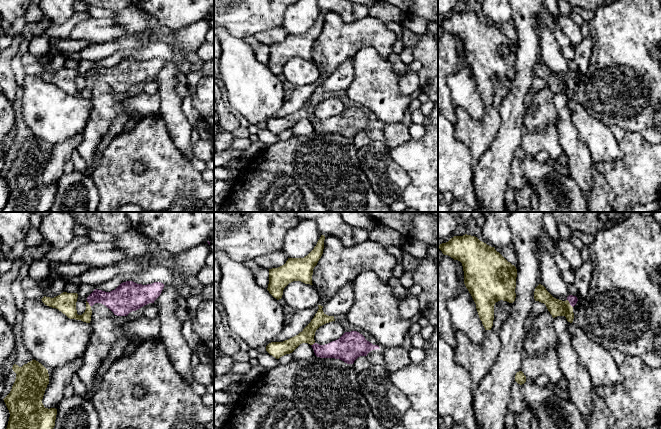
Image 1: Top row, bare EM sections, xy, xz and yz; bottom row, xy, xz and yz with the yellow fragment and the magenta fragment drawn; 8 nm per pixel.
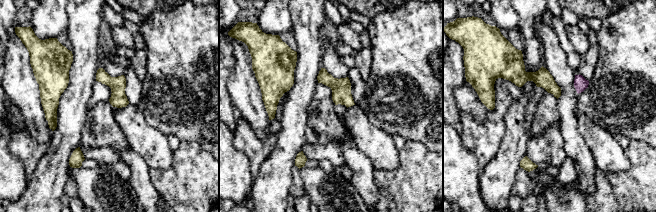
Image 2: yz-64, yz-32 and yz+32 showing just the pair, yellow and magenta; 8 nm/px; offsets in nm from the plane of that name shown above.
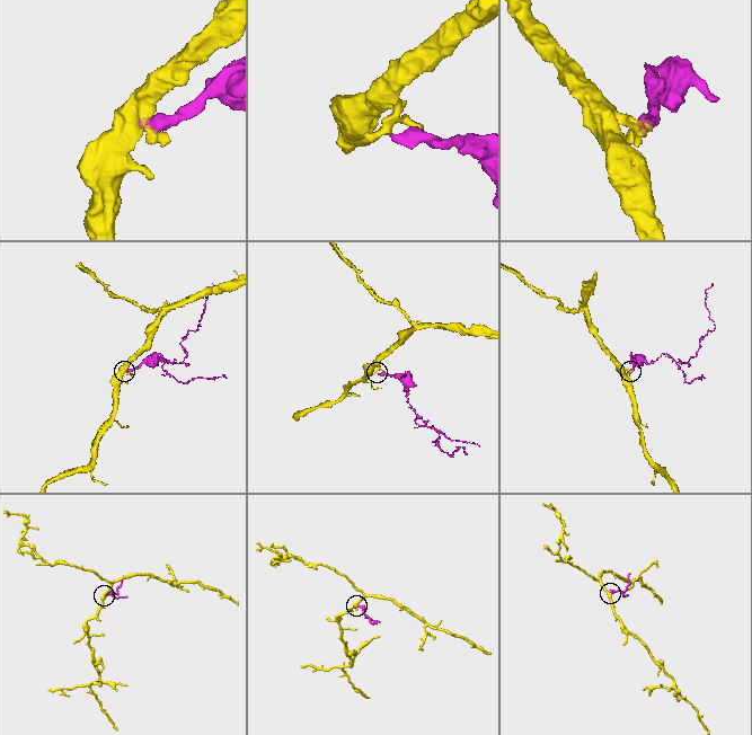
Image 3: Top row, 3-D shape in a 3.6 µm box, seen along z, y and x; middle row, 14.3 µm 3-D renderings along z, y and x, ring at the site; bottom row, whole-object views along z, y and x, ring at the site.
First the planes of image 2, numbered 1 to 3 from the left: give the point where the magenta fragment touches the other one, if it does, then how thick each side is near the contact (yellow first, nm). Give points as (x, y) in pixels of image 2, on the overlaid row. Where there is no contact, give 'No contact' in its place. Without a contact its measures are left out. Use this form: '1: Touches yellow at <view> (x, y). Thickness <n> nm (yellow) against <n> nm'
1: No contact
2: No contact
3: No contact

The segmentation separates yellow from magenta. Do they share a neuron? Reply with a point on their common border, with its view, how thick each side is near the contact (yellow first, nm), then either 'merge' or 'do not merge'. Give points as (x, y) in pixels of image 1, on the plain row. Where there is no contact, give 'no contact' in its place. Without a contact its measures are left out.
contact yz (569, 79); calibres 140 and 70 nm; merge

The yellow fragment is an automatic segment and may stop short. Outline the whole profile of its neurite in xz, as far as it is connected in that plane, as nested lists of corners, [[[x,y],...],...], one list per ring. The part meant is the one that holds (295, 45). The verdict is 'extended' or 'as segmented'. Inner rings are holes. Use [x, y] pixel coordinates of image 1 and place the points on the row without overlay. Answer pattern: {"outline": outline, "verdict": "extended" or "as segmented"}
{"outline": [[[321,11],[314,25],[304,34],[288,34],[286,39],[278,44],[269,45],[269,60],[267,66],[277,76],[282,74],[284,64],[293,57],[312,60],[313,45],[323,30],[325,12]]], "verdict": "as segmented"}

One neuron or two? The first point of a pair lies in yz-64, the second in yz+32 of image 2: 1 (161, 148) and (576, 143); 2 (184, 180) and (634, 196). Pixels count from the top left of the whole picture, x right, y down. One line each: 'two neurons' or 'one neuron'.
1: two neurons
2: one neuron

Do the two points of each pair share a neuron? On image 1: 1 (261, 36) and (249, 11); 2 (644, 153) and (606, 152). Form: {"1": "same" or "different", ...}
{"1": "different", "2": "different"}

